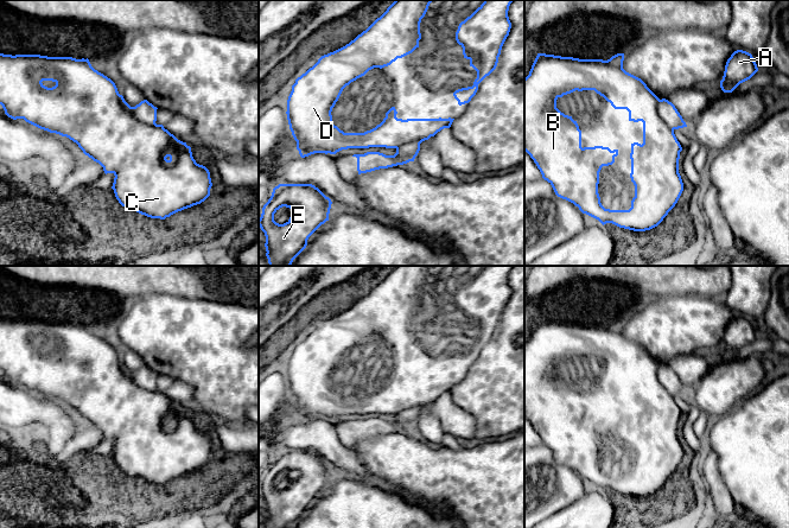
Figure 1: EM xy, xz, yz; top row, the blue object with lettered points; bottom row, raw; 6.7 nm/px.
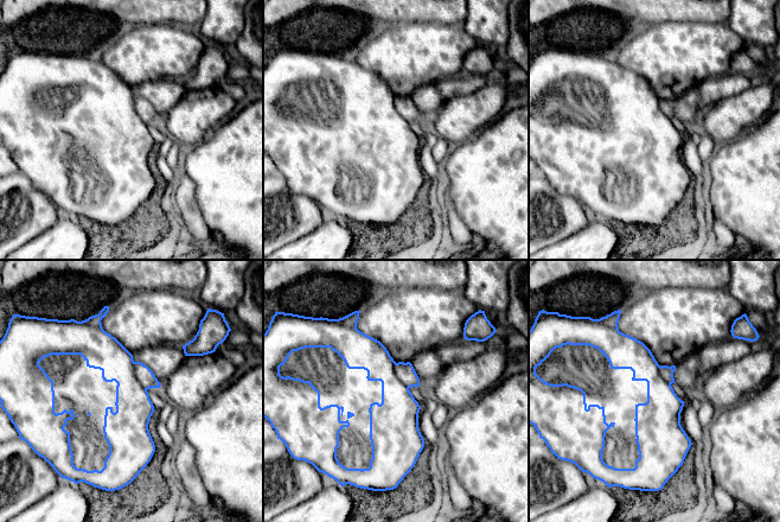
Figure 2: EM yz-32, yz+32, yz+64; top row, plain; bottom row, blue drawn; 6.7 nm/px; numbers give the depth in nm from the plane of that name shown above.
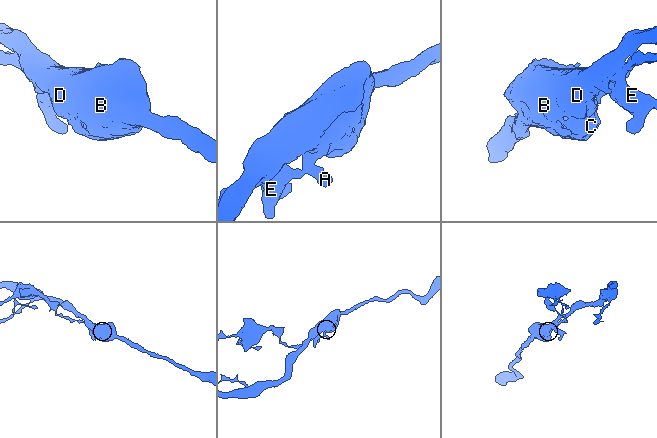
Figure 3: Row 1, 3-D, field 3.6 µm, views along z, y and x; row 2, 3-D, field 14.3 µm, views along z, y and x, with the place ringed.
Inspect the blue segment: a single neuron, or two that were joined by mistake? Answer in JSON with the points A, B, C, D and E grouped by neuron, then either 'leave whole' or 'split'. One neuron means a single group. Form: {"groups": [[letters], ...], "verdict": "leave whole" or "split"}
{"groups": [["A", "E"], ["B", "C", "D"]], "verdict": "split"}

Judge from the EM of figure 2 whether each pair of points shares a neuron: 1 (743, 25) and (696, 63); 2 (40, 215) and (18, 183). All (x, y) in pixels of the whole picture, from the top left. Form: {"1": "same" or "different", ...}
{"1": "different", "2": "same"}

